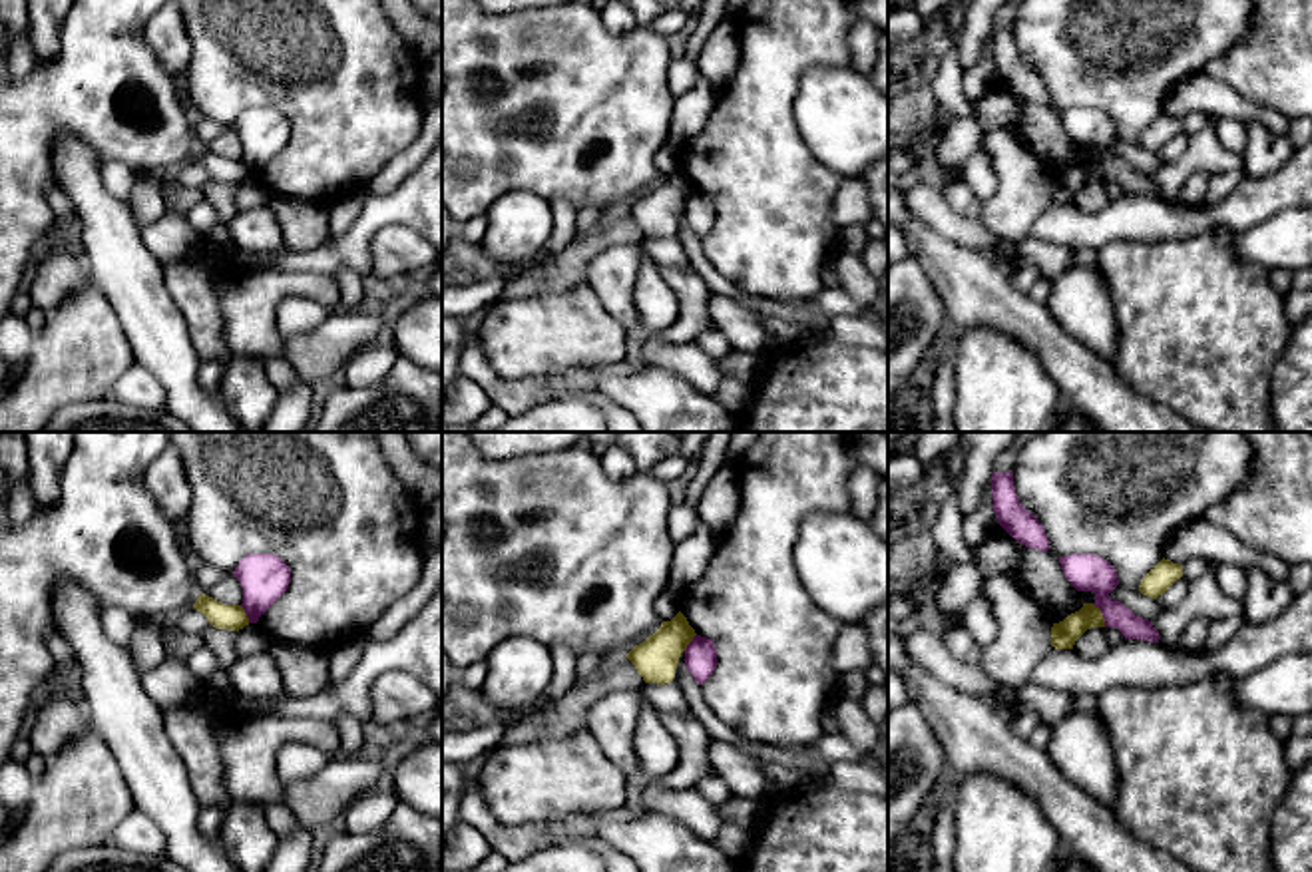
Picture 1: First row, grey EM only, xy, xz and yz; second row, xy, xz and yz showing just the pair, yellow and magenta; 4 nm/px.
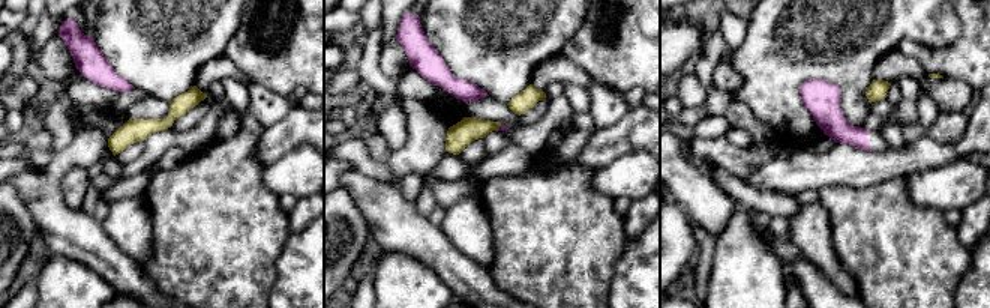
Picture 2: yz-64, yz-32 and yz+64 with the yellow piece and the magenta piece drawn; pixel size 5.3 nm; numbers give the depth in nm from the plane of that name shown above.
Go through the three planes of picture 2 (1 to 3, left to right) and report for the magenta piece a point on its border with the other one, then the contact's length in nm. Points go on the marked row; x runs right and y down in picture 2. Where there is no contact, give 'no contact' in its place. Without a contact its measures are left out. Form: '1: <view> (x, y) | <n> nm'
1: no contact
2: yz-32 (500, 125) | 50 nm
3: no contact

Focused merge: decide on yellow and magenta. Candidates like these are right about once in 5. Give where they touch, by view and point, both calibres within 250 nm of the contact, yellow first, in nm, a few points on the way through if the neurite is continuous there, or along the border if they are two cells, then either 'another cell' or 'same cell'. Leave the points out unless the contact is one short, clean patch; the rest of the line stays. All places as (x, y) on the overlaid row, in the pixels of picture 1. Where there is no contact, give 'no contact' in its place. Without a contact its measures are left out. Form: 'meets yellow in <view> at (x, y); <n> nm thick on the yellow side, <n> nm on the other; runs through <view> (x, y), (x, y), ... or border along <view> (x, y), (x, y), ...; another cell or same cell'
meets yellow in yz at (1101, 614); 110 nm thick on the yellow side, 160 nm on the other; border along yz (1092, 604), (1099, 610), (1105, 626); another cell

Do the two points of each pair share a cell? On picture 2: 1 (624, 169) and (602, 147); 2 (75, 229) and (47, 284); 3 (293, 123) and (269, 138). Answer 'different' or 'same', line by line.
1: different
2: different
3: same

